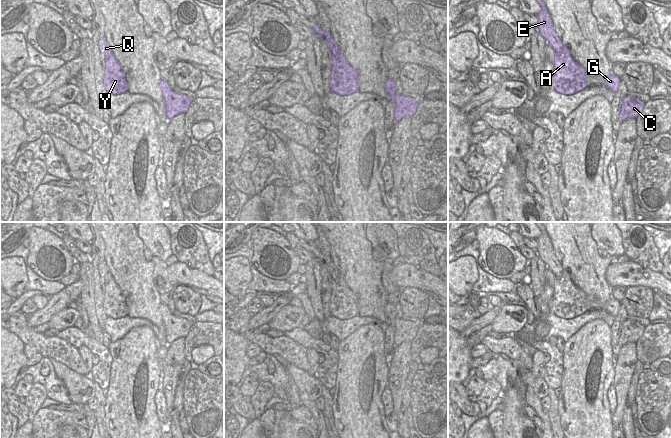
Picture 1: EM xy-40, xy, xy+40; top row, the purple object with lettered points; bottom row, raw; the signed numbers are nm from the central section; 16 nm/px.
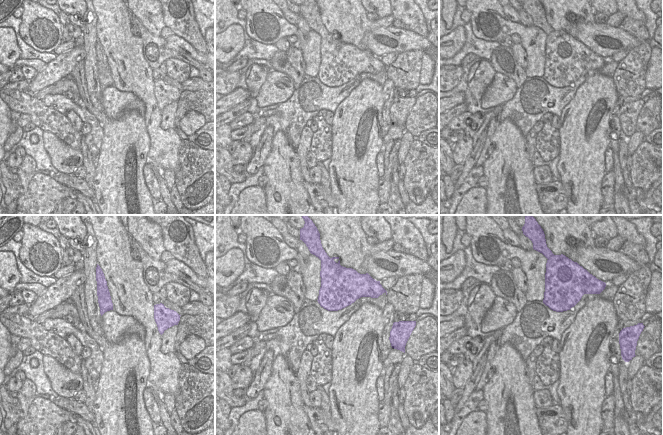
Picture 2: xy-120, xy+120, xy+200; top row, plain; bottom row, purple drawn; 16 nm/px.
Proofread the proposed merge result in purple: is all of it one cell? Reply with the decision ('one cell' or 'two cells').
two cells

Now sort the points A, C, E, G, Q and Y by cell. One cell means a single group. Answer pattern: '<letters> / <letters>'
A C G Y / E Q

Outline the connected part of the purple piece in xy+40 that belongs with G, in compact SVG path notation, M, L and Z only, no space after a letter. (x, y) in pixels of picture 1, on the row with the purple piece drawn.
M611 73L605 80L604 86L611 90L613 93L616 93L620 83L620 77Z

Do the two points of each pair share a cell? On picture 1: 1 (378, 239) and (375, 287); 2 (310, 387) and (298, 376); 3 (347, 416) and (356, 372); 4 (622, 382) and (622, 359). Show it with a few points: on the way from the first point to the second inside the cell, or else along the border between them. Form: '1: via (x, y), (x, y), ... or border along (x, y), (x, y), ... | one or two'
1: border along (365, 232), (365, 237), (373, 248) | two
2: via (307, 384), (301, 378) | one
3: via (356, 405), (356, 383) | one
4: via (622, 376), (622, 365) | one

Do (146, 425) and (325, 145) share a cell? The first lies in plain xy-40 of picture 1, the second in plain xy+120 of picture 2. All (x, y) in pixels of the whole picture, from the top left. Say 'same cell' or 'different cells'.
different cells

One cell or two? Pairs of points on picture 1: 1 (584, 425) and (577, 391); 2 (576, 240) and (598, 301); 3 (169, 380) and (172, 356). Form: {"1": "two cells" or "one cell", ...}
{"1": "one cell", "2": "one cell", "3": "one cell"}

